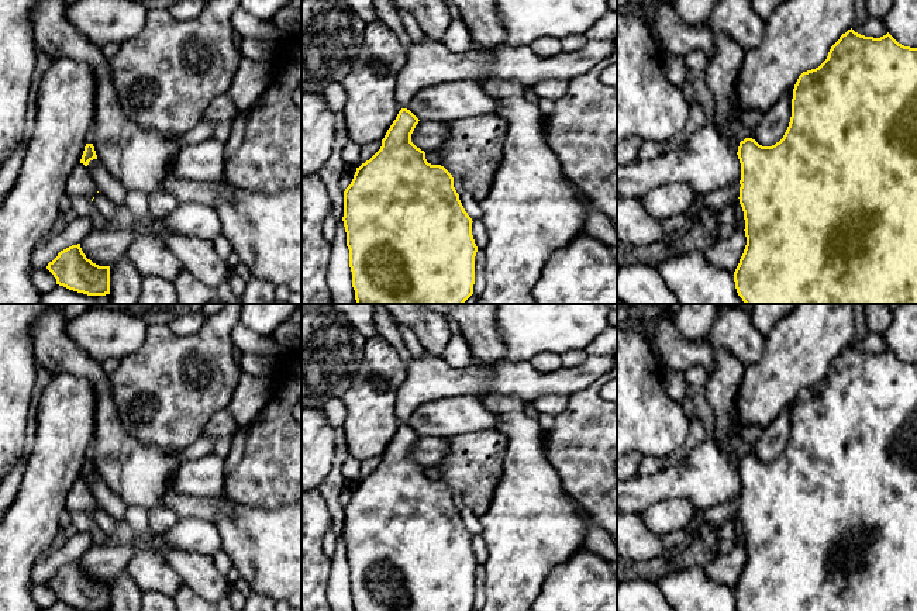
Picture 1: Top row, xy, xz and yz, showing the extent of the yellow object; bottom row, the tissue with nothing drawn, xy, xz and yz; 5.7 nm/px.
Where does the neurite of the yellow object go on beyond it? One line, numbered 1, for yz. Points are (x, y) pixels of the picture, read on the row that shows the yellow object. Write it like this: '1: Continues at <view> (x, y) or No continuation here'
1: No continuation here

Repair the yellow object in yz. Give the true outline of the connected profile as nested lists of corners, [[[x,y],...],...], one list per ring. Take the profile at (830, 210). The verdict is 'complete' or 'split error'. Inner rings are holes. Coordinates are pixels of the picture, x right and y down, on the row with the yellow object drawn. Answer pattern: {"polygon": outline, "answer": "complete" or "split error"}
{"polygon": [[[848,30],[818,68],[799,76],[783,138],[772,146],[745,138],[737,155],[741,163],[738,199],[744,211],[747,245],[734,282],[745,304],[917,304],[917,48],[899,44],[889,32],[873,38]]], "answer": "complete"}

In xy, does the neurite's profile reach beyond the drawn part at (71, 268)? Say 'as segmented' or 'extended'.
as segmented

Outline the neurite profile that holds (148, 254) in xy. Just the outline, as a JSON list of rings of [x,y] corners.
[[[130,191],[127,194],[124,206],[135,217],[131,228],[137,235],[125,256],[142,277],[154,276],[173,283],[185,269],[165,244],[152,235],[154,220],[148,213],[148,201],[148,196],[142,191]]]

